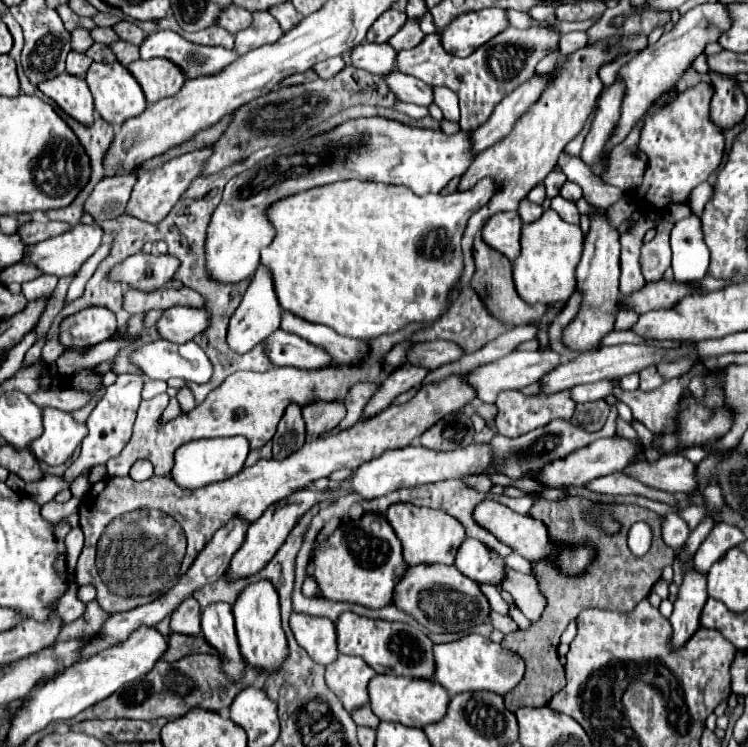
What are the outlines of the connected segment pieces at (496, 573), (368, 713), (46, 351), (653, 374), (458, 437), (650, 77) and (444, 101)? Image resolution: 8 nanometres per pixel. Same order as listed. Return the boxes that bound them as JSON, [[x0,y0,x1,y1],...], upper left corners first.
[[454,539,506,585],[352,705,380,729],[42,337,64,365],[640,365,664,391],[420,411,474,451],[604,3,732,155],[434,87,460,121]]

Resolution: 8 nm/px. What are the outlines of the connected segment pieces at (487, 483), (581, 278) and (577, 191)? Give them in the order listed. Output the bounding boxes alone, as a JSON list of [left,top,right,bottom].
[[462,477,494,493],[562,215,620,351],[560,181,582,201]]

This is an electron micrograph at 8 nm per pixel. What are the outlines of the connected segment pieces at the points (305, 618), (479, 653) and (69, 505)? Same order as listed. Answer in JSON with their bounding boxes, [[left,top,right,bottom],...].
[[290,611,338,665],[434,633,524,695],[42,497,80,523]]

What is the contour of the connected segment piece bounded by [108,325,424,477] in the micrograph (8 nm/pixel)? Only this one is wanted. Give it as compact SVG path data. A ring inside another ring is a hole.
M408 325L402 331L394 335L382 335L372 341L372 353L368 365L356 365L352 369L344 367L328 367L320 371L300 371L294 367L272 367L266 373L254 373L254 371L238 371L230 375L218 389L214 389L204 403L196 405L188 415L180 415L174 421L160 425L158 419L162 411L169 403L167 393L156 395L150 401L140 403L140 411L134 423L134 435L130 443L122 449L118 457L108 461L108 475L112 477L124 477L128 475L130 467L136 463L136 459L150 459L154 465L154 473L158 477L166 477L172 471L174 451L196 439L212 439L212 437L232 437L232 435L246 435L252 449L260 449L264 443L268 443L278 427L278 421L282 419L286 407L290 401L296 401L300 405L306 405L312 401L312 397L320 397L324 401L336 401L344 399L348 387L356 381L380 381L380 359L384 357L384 351L388 353L396 343L410 337L414 331L422 329L424 325Z

